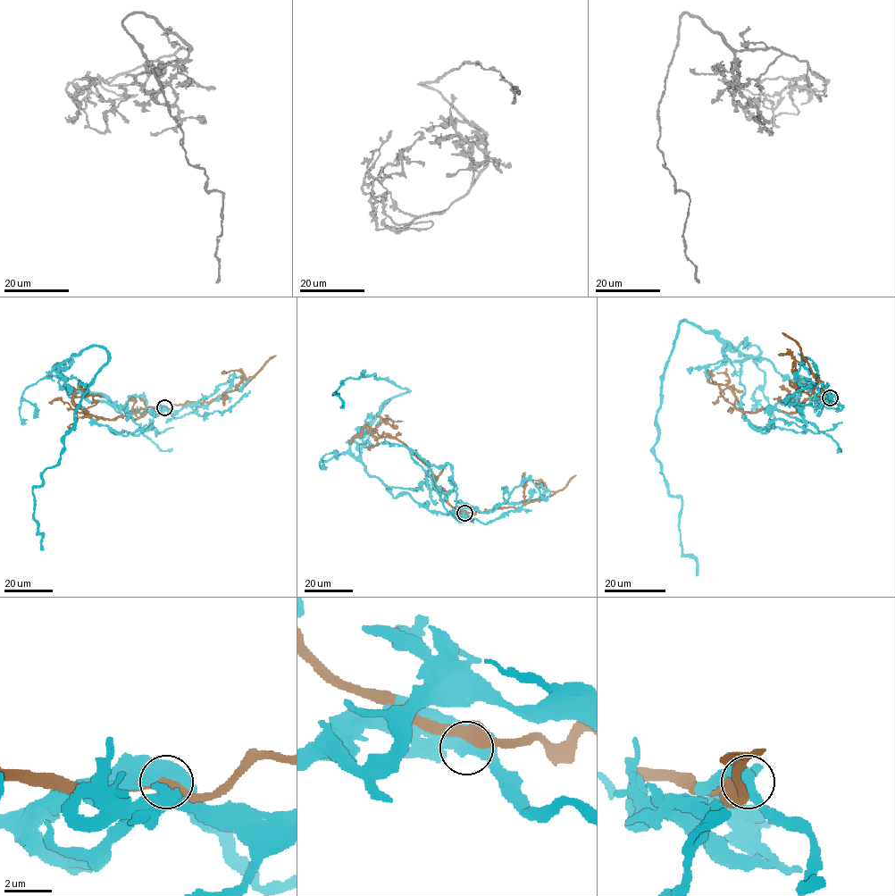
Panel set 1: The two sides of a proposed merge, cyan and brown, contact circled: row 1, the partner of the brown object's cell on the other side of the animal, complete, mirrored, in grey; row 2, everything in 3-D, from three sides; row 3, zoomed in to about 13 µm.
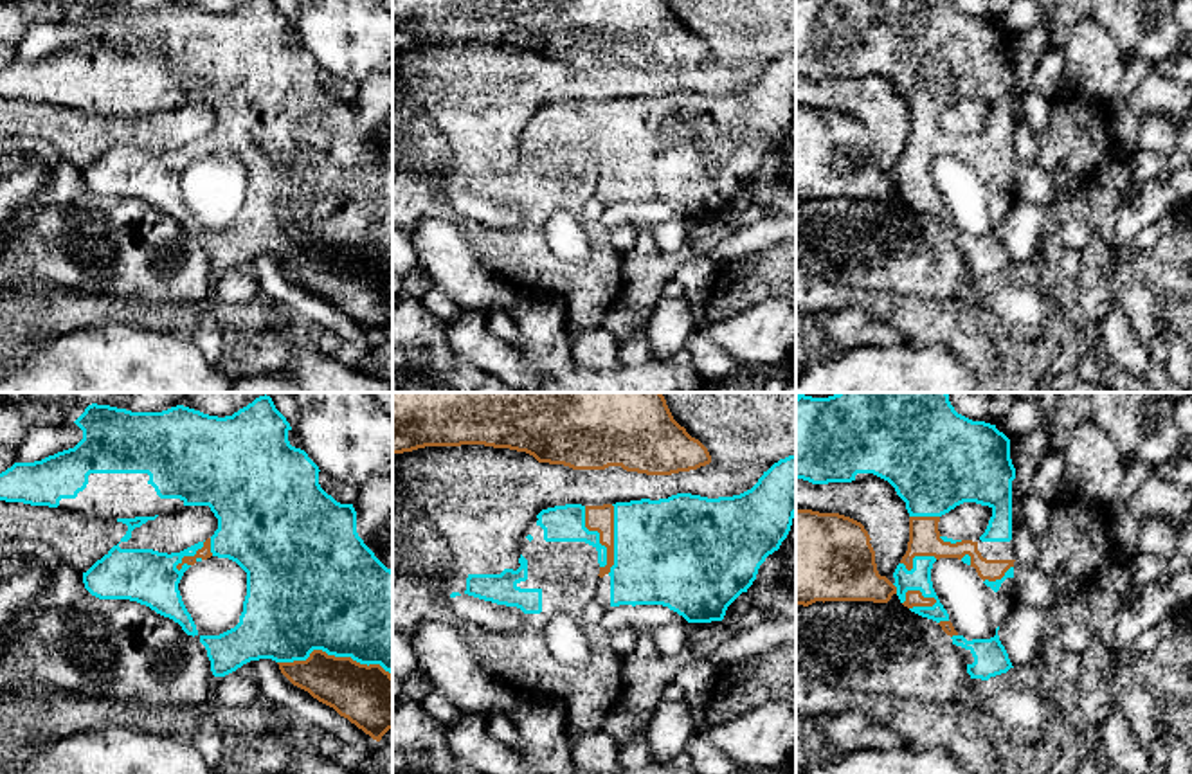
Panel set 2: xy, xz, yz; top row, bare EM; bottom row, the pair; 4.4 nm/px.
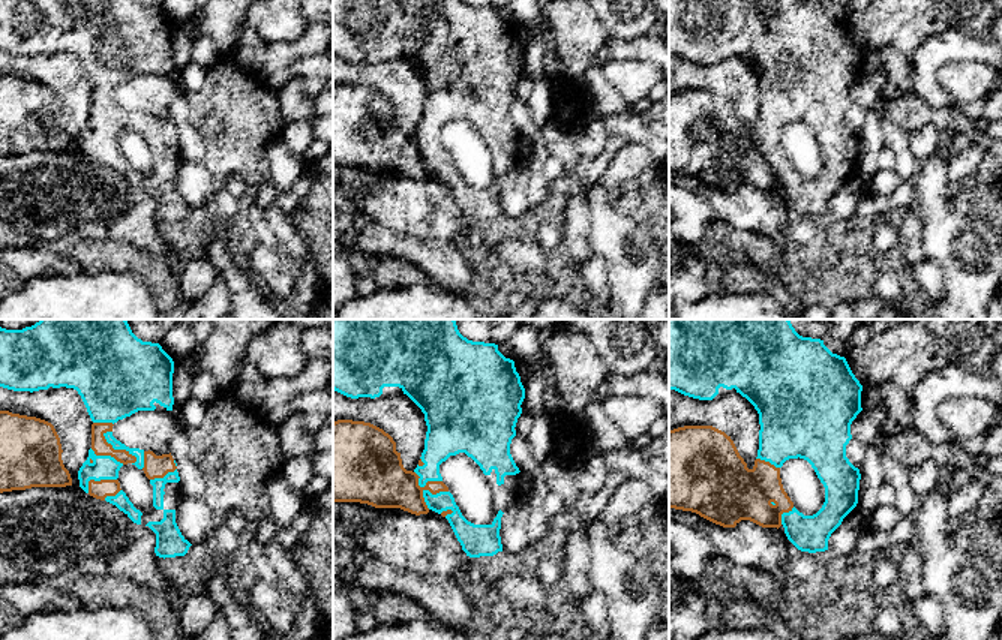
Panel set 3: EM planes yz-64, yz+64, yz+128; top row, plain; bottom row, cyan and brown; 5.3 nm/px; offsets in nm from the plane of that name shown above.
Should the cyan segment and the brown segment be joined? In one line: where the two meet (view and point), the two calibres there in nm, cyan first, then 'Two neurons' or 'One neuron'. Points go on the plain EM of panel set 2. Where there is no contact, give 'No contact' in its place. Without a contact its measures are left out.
Touches cyan at xy (335, 252). Thickness 480 nm (cyan) against 280 nm. Two neurons

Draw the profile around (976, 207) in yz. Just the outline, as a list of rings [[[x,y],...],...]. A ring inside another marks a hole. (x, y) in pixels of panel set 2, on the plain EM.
[[[940,155],[931,166],[933,185],[958,232],[990,236],[1017,200],[1016,176],[1007,175],[994,189],[976,166],[958,155]]]

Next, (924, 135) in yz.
[[[909,113],[909,139],[908,148],[900,160],[908,167],[913,166],[915,153],[935,153],[940,155],[958,155],[965,151],[971,153],[971,164],[976,166],[978,173],[985,178],[996,178],[1005,173],[1005,169],[1014,164],[1016,157],[987,157],[978,148],[978,139],[962,137],[956,140],[944,139],[938,128],[940,113]]]

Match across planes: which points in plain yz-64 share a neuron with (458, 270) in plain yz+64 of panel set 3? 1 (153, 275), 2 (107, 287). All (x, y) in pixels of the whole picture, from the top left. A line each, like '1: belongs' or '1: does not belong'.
1: belongs
2: does not belong

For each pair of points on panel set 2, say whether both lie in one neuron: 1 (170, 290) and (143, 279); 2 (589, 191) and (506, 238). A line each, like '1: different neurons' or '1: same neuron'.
1: same neuron
2: same neuron

